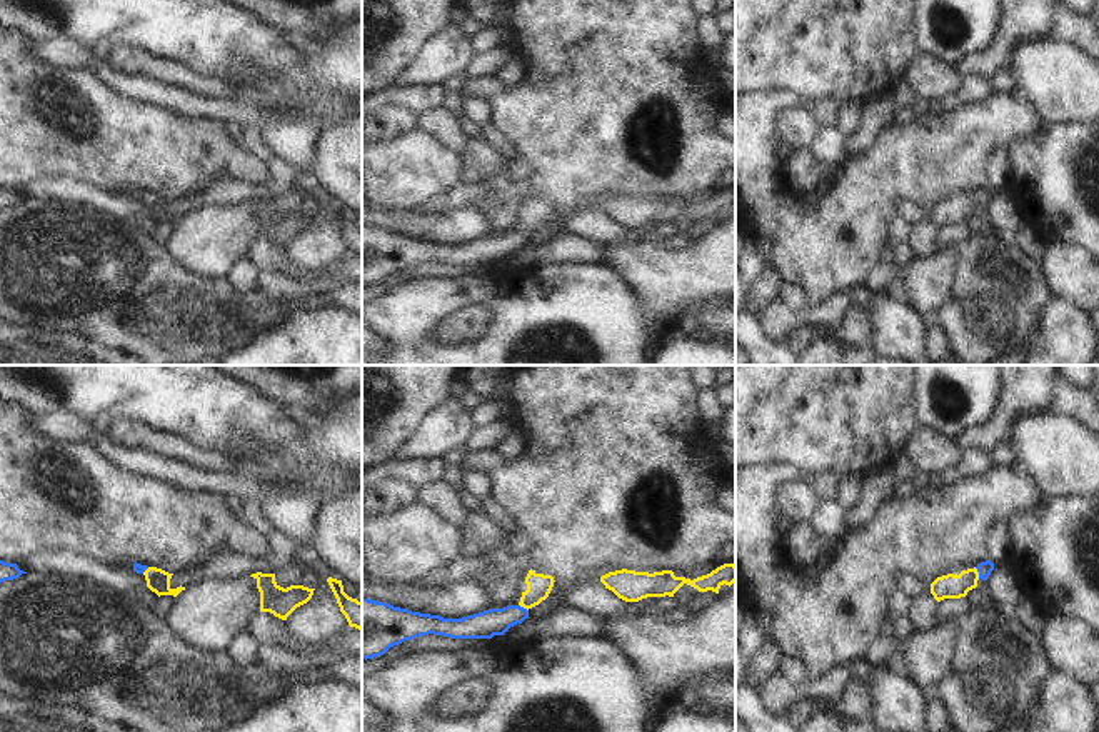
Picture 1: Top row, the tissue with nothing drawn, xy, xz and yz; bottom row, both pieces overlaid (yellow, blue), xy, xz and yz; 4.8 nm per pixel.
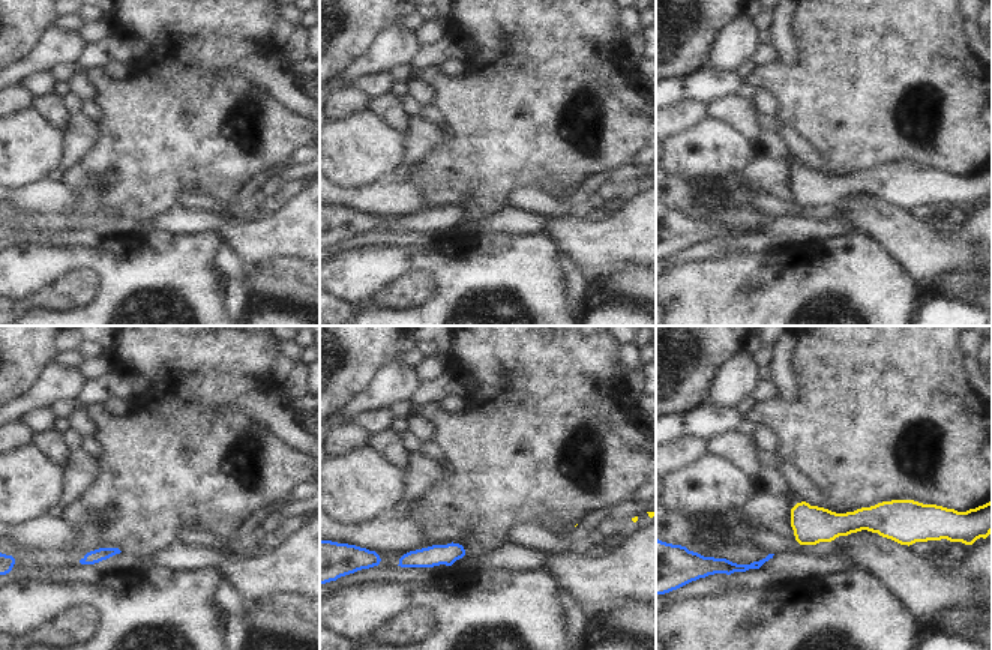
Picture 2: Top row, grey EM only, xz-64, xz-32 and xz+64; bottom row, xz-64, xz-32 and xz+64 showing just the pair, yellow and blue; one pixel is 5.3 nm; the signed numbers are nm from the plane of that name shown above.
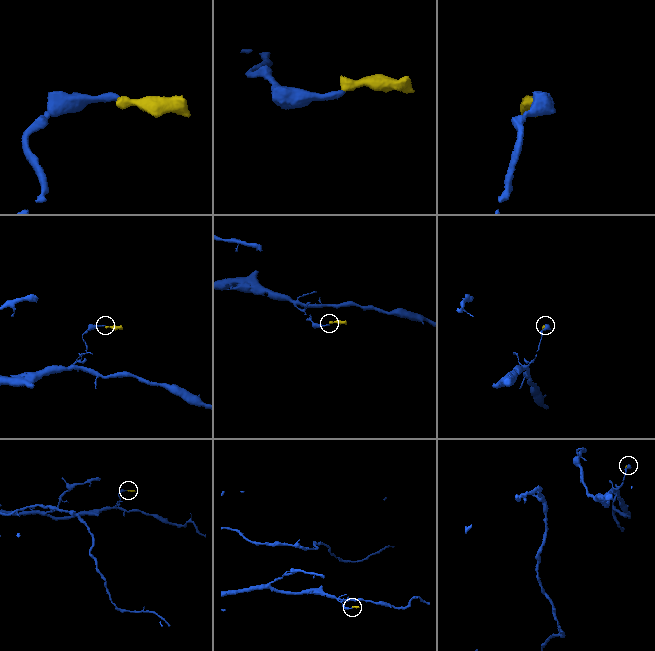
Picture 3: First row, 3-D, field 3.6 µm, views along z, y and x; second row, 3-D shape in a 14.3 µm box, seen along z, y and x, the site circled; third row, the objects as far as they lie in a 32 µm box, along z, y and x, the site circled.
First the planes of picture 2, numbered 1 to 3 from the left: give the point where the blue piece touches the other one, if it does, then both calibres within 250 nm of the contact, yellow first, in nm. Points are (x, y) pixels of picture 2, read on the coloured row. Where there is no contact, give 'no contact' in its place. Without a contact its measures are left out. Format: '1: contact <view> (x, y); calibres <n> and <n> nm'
1: no contact
2: no contact
3: no contact

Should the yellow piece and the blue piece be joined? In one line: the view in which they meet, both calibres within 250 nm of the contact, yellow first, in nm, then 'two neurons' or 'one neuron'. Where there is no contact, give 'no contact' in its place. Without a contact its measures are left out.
yz | 120/70 nm | one neuron

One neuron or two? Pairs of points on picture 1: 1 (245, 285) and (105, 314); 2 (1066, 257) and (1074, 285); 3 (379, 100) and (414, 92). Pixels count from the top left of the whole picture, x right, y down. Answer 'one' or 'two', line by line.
1: two
2: one
3: one

